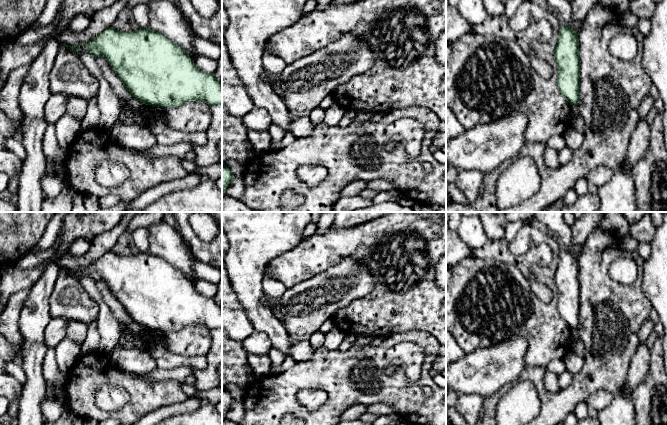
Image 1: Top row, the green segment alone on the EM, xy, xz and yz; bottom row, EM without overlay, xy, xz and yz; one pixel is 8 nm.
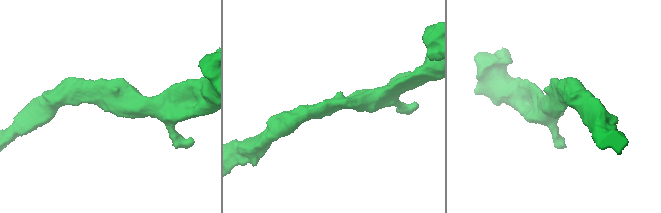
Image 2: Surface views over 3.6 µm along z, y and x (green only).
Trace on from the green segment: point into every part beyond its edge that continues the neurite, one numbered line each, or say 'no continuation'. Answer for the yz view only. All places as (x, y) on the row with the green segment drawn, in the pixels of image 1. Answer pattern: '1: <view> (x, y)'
no continuation

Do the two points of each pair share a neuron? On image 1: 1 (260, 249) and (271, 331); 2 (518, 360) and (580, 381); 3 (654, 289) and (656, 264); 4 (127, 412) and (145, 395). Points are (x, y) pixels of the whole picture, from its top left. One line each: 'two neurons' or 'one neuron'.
1: one neuron
2: two neurons
3: one neuron
4: one neuron

